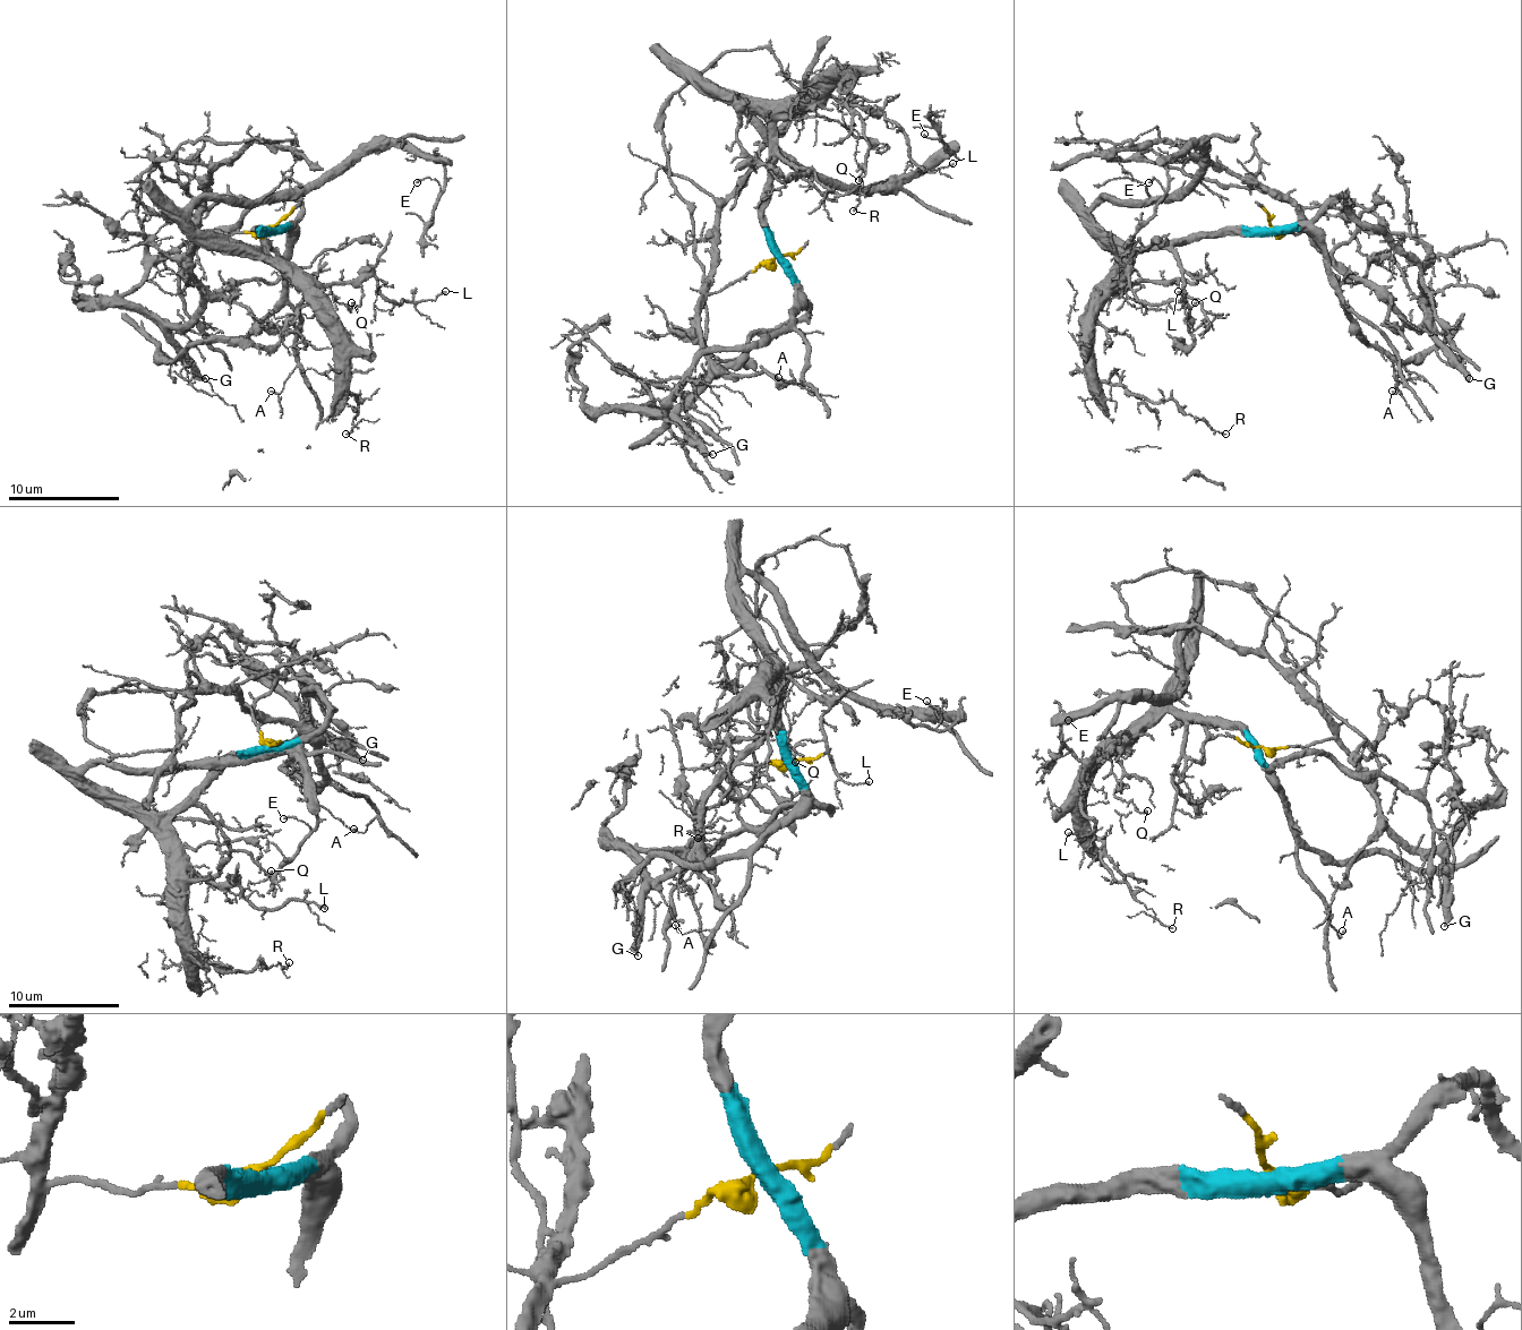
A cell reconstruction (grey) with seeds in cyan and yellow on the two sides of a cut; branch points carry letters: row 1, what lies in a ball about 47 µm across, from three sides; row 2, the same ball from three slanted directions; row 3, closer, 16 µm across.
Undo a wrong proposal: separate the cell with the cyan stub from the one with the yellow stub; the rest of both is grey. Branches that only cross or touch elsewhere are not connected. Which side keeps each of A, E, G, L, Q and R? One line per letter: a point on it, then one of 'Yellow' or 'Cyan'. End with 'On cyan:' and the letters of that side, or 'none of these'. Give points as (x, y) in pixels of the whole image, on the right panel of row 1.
A: Place: (1392, 391). Cyan
E: Place: (1148, 182). Cyan
G: Place: (1469, 378). Yellow
L: Place: (1178, 291). Cyan
Q: Place: (1195, 302). Cyan
R: Place: (1225, 434). Cyan
On cyan: A, E, L, Q, R

